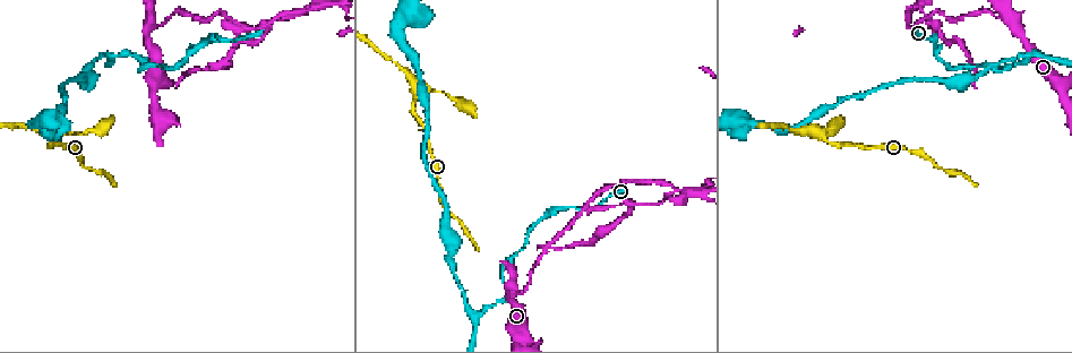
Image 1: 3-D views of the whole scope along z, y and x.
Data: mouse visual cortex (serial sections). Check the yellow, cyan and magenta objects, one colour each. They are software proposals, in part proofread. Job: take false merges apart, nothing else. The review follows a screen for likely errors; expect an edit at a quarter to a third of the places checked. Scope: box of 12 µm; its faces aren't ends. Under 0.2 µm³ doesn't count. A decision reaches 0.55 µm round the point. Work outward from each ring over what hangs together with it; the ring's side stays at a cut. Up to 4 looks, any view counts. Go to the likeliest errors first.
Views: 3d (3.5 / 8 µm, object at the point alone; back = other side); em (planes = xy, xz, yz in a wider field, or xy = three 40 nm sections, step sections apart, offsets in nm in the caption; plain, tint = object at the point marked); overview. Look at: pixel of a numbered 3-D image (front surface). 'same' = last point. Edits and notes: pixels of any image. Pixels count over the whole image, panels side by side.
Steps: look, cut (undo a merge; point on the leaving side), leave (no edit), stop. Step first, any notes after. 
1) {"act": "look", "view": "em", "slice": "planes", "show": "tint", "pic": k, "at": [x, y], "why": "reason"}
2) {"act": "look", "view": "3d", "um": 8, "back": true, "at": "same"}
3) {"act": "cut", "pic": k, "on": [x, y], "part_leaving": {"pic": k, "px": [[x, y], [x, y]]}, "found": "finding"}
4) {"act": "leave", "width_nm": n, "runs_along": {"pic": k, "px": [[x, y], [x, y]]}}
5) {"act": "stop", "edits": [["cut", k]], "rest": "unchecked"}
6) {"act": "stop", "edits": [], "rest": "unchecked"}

{"act": "look", "view": "3d", "um": 3.5, "pic": 1, "at": [478, 315], "why": "sharp bend"}

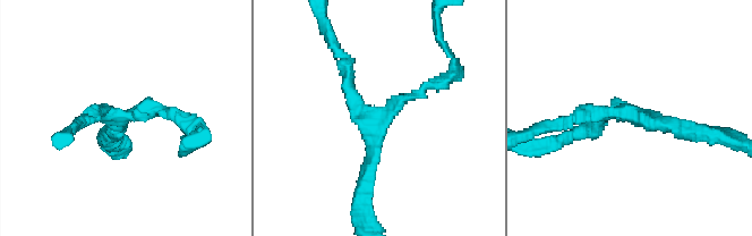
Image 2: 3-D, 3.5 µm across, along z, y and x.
{"act": "look", "view": "em", "slice": "xy", "step": 1, "show": "tint", "pic": 2, "at": [630, 116]}

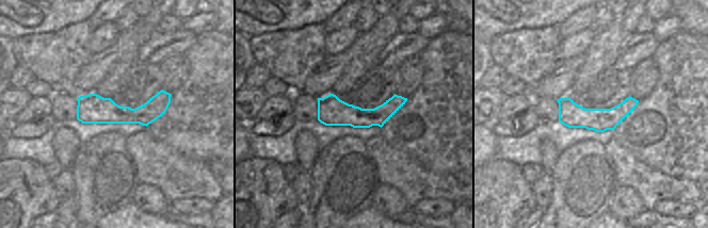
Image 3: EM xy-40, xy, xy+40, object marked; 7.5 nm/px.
{"act": "leave", "width_nm": 220, "runs_along": {"pic": 2, "px": [[441, 83], [367, 115], [343, 59]]}, "found": "one cell here"}

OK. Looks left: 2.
{"act": "look", "view": "3d", "um": 3.5, "pic": 1, "at": [815, 133], "why": "abrupt turn"}

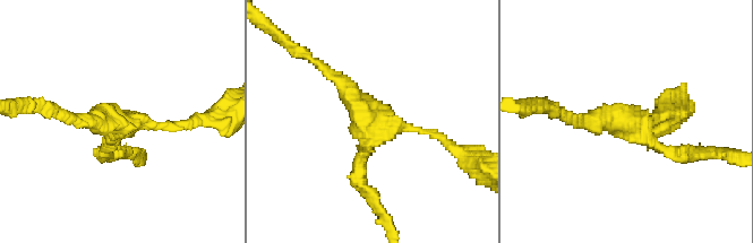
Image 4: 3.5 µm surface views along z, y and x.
{"act": "look", "view": "em", "slice": "xy", "step": 1, "show": "tint", "pic": 4, "at": [628, 122], "why": "now the EM"}

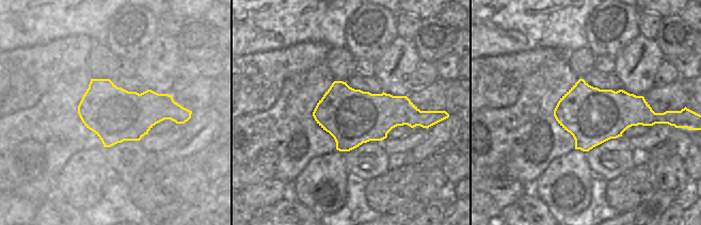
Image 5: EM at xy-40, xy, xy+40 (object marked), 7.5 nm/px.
{"act": "leave", "runs_along": {"pic": 4, "px": [[111, 153], [114, 122], [190, 122]]}, "found": "one cell here"}

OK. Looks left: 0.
{"act": "stop", "edits": [], "rest": "unchecked"}

